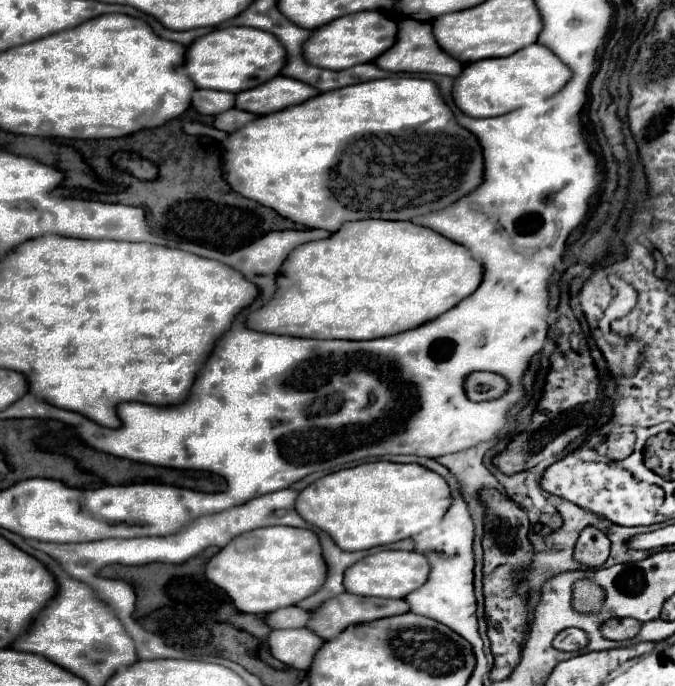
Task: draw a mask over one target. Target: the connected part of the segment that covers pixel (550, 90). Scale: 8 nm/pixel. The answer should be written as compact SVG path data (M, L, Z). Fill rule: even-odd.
M534 43L508 57L482 59L464 65L462 73L454 79L452 101L468 117L498 117L530 103L532 99L546 99L558 93L566 81L570 81L570 69L548 47Z

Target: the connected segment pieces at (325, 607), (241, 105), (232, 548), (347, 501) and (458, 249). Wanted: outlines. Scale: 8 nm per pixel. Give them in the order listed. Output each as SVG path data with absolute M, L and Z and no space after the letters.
M342 593L334 599L326 599L320 607L310 611L310 621L306 623L306 627L322 639L332 639L348 625L402 615L406 611L408 605L404 599L378 599Z
M282 75L262 83L260 87L252 87L246 91L240 91L236 95L236 109L254 113L254 115L266 115L280 109L286 109L290 105L298 105L310 97L318 95L312 87L306 87L306 83L298 83L294 79L286 79Z
M262 527L254 529L250 533L242 533L234 537L226 547L222 547L204 569L204 575L210 583L220 587L234 607L242 613L256 613L264 615L270 611L276 611L280 607L296 605L298 601L306 599L306 595L312 595L322 587L322 579L326 579L326 563L322 563L322 549L318 537L310 529L296 529L296 527Z
M374 461L316 479L300 491L294 507L306 523L328 533L344 551L360 551L390 545L432 527L448 505L450 491L440 475L422 465Z
M350 221L328 239L310 241L290 251L276 277L274 297L250 313L248 327L254 331L282 333L316 339L376 339L418 327L474 293L482 279L482 265L462 245L414 225L412 221Z

